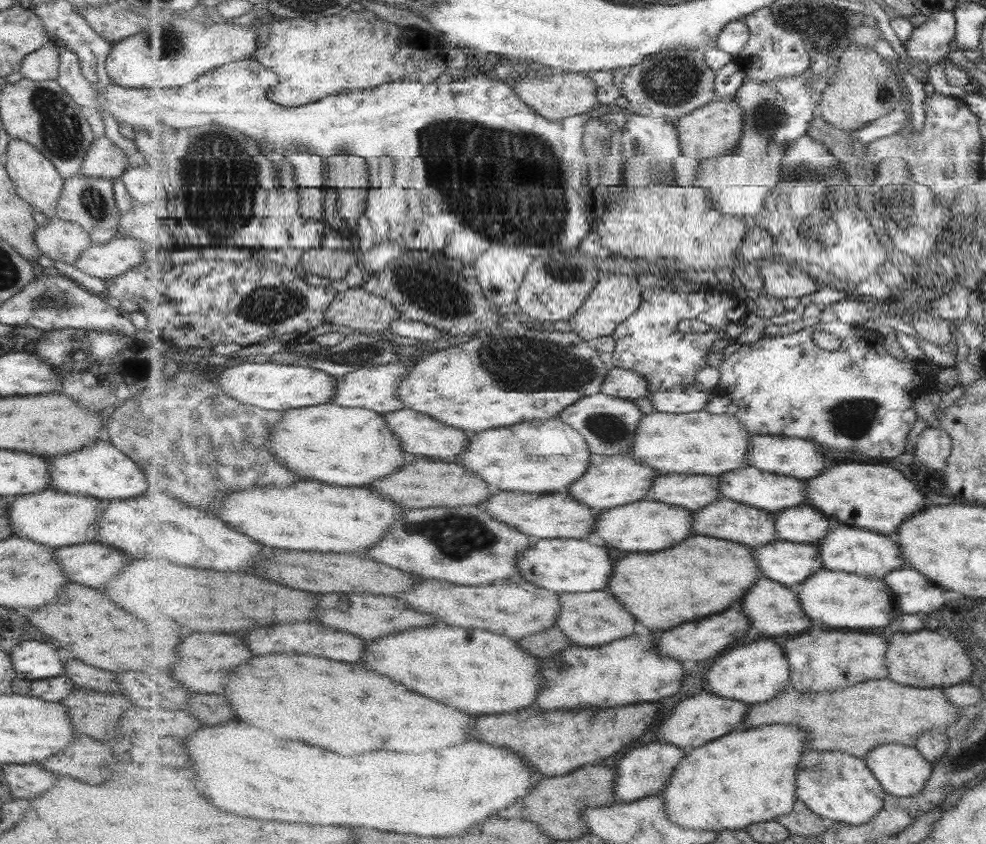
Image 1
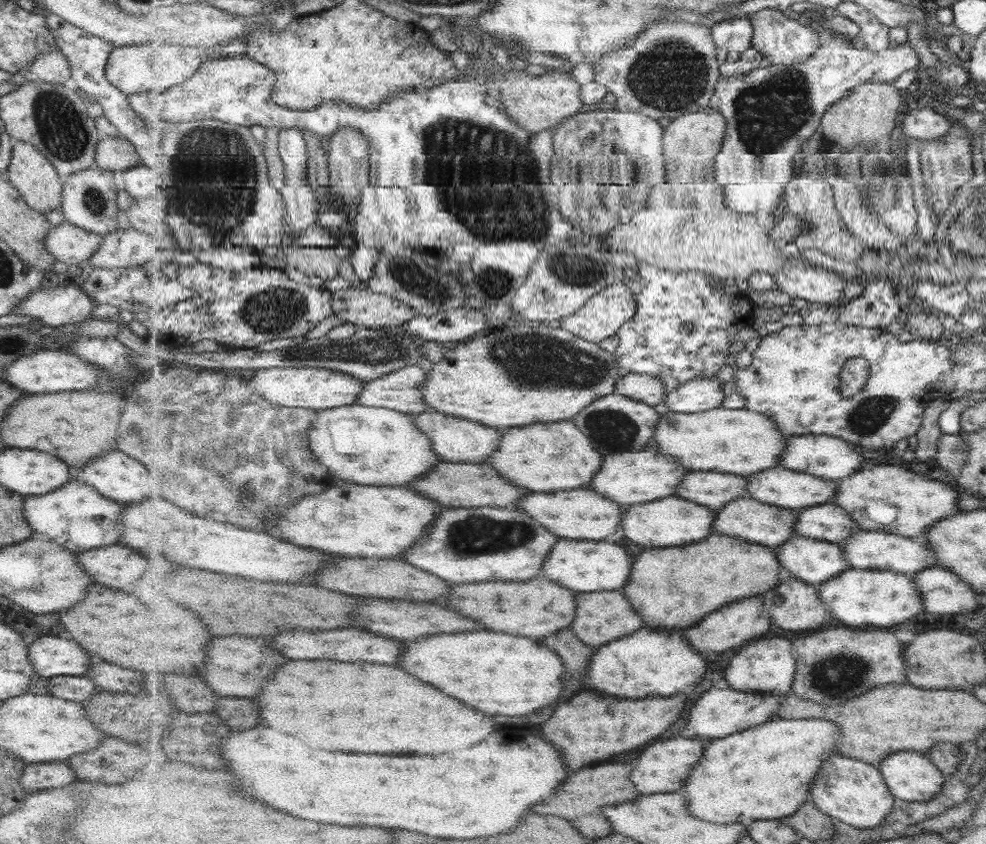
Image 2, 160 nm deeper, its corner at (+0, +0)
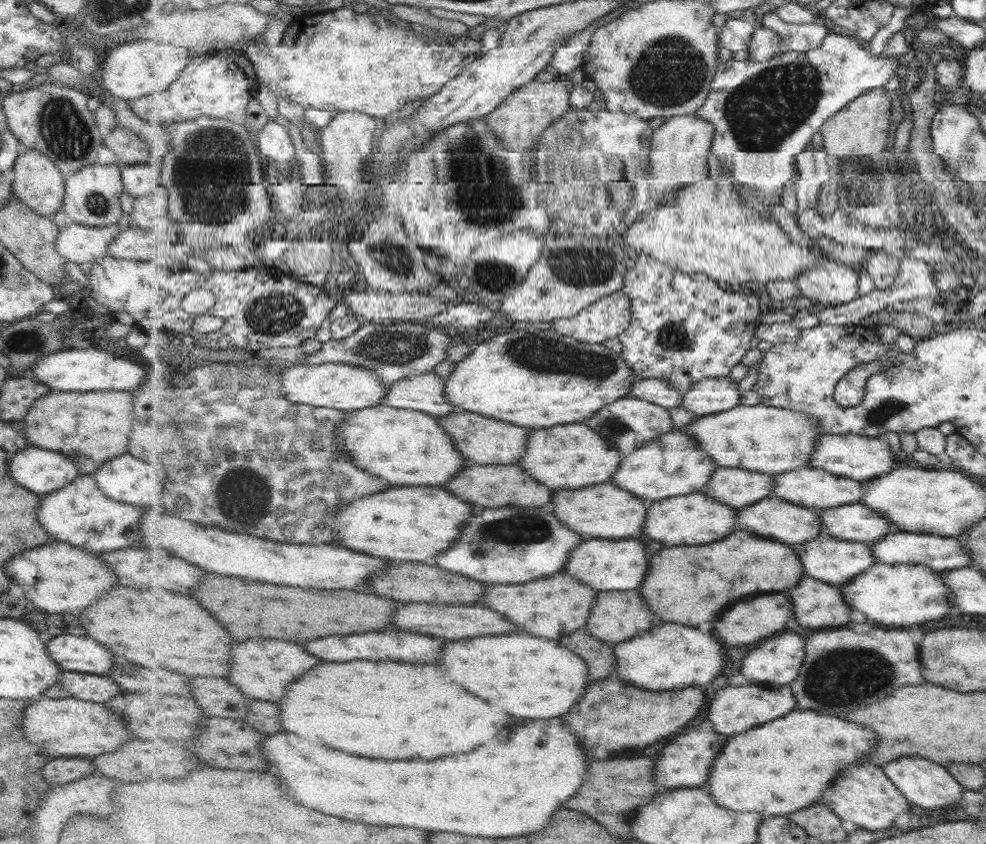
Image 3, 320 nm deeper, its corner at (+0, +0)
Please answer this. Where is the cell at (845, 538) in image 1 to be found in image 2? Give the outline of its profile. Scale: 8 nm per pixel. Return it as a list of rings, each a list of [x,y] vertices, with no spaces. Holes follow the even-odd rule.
[[[856,529],[847,540],[840,544],[844,548],[844,555],[850,568],[853,569],[890,570],[911,576],[924,568],[938,564],[934,550],[924,539],[916,540],[883,531]]]

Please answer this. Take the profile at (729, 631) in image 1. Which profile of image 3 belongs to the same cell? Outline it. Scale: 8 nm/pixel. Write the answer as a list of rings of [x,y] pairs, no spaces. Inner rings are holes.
[[[786,593],[771,594],[771,596],[759,596],[753,600],[745,600],[733,606],[733,610],[727,610],[717,622],[715,622],[715,630],[717,636],[721,638],[721,642],[731,644],[731,646],[739,646],[739,644],[751,644],[757,642],[761,638],[769,638],[774,636],[775,632],[783,630],[787,626],[787,622],[795,620],[794,604],[792,598]]]

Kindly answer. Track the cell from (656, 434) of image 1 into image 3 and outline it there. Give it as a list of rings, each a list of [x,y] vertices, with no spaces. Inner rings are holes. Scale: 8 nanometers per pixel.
[[[737,406],[725,413],[709,414],[705,416],[695,415],[694,420],[680,428],[696,438],[702,449],[709,454],[719,467],[739,467],[741,470],[751,470],[763,474],[776,476],[779,473],[809,467],[812,456],[821,436],[818,422],[805,412],[797,410],[783,410],[775,406]]]

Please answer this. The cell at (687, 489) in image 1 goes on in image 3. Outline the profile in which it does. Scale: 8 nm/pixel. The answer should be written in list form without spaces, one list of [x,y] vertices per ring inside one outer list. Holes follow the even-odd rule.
[[[718,467],[708,484],[708,490],[702,493],[738,510],[773,496],[776,482],[773,475],[741,469]]]

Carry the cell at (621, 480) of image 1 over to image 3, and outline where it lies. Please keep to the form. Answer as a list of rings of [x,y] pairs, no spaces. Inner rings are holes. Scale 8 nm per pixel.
[[[673,428],[671,432],[648,441],[640,449],[625,456],[619,473],[613,476],[611,483],[652,504],[664,498],[683,497],[708,490],[708,484],[718,467],[696,438],[687,431]]]

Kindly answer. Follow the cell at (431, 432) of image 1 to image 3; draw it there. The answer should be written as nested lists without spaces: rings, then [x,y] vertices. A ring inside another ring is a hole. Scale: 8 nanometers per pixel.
[[[457,410],[447,416],[439,417],[441,426],[453,437],[456,449],[461,451],[466,459],[477,465],[515,465],[519,464],[521,455],[528,449],[530,428],[511,424],[507,421],[487,418],[486,416],[467,410]]]

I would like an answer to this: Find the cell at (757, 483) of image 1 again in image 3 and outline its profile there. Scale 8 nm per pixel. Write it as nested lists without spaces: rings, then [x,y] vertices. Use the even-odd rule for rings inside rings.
[[[811,466],[779,473],[773,476],[773,478],[776,478],[773,496],[782,498],[792,504],[805,505],[816,511],[859,503],[866,491],[861,482],[857,482],[851,478],[843,478],[843,476],[831,474],[831,472],[822,468],[813,468]]]

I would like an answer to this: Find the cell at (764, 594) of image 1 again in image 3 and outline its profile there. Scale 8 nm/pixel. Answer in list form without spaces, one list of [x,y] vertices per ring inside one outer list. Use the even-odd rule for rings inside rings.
[[[805,574],[801,582],[786,593],[792,598],[794,604],[793,614],[797,614],[797,620],[807,628],[845,627],[851,620],[853,607],[847,602],[841,588],[831,583],[823,582],[821,579]]]

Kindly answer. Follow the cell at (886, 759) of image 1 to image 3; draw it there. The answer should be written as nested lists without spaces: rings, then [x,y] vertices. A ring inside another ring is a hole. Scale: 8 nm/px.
[[[903,757],[884,765],[888,777],[899,790],[915,805],[927,810],[954,807],[961,800],[962,786],[948,773],[941,763],[921,757]]]

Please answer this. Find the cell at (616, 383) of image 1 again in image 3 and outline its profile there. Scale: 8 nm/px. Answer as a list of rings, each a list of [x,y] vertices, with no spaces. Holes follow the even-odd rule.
[[[657,378],[637,379],[631,396],[656,403],[665,409],[682,407],[684,393],[670,386],[669,381]]]

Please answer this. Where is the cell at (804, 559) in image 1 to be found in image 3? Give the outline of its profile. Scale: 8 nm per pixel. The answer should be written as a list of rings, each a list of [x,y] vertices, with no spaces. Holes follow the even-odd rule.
[[[825,531],[812,541],[795,547],[807,575],[838,587],[852,581],[856,576],[863,574],[868,568],[878,563],[870,546],[862,542],[835,538],[835,536]]]

